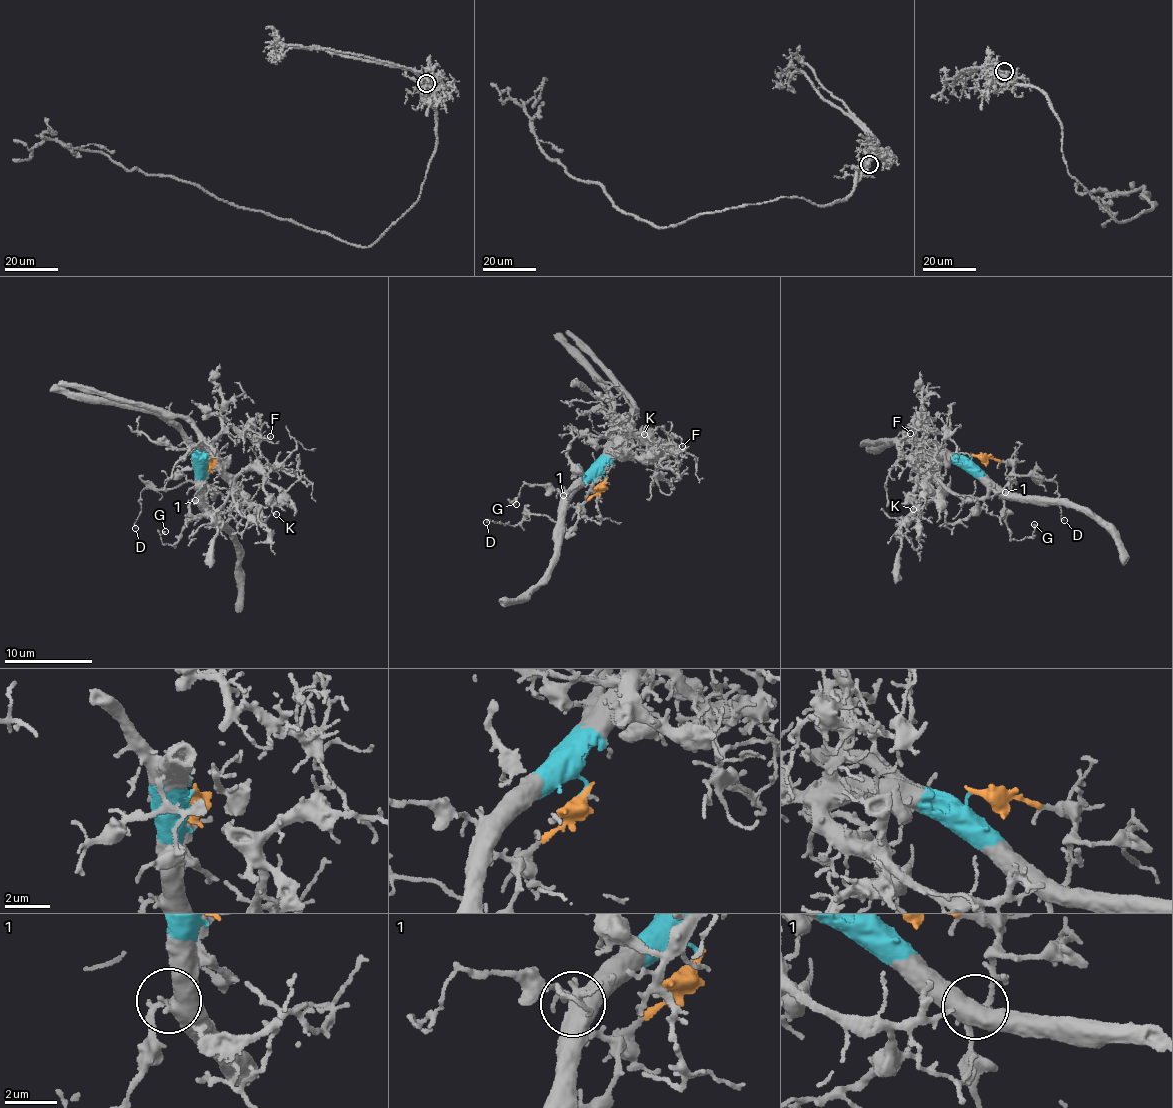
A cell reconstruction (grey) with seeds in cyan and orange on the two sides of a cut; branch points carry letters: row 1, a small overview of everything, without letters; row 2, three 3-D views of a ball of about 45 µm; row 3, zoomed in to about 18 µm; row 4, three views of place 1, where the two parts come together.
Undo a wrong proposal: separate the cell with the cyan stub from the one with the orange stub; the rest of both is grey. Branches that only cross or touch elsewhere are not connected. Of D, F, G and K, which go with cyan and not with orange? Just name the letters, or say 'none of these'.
F, K

